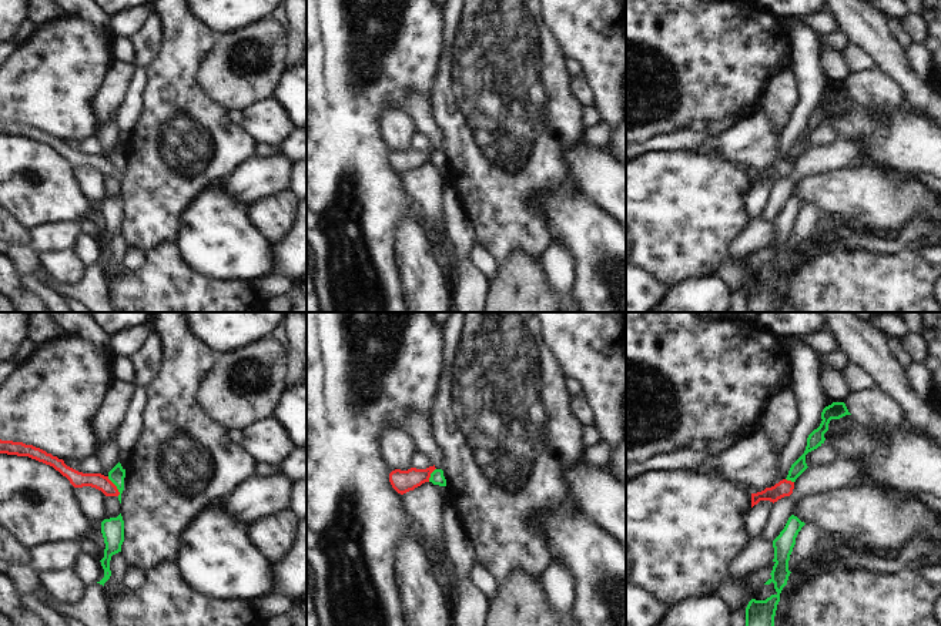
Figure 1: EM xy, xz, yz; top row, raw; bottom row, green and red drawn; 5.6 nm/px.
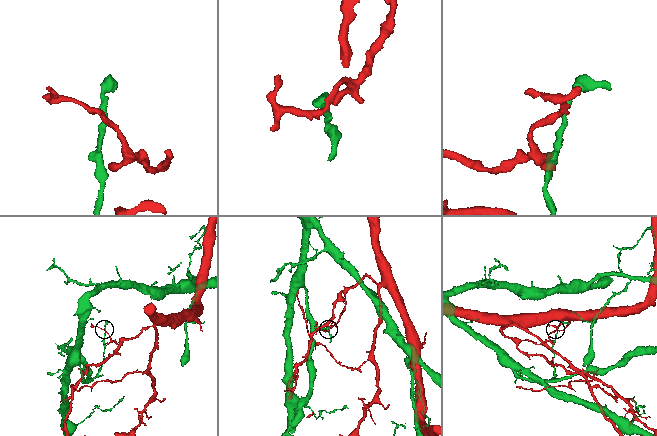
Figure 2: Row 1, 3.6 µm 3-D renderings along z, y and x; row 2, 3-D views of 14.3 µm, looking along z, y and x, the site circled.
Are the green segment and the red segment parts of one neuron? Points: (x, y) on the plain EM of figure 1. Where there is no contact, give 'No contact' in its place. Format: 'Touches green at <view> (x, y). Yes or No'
Touches green at xy (116, 166). No.

